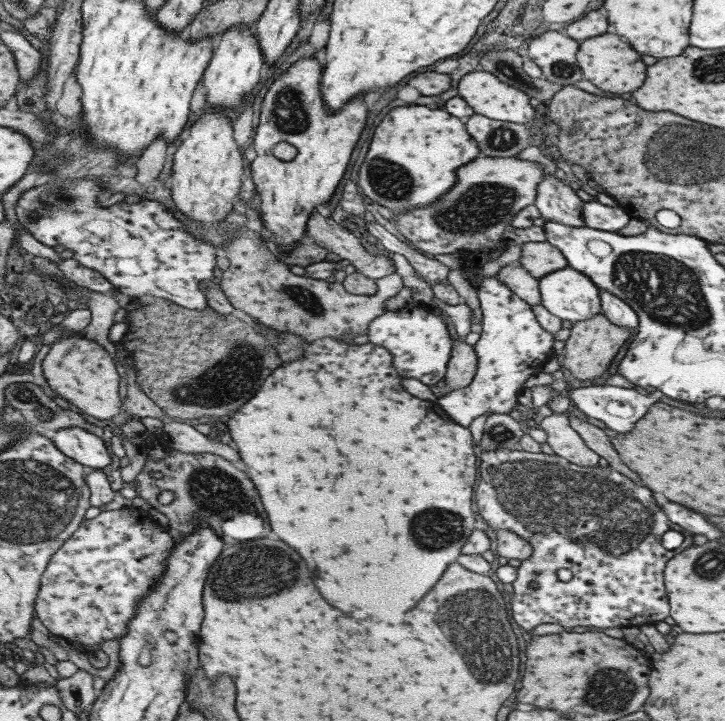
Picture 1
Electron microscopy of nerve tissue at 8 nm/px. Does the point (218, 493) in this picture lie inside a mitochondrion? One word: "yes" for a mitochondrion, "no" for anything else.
yes

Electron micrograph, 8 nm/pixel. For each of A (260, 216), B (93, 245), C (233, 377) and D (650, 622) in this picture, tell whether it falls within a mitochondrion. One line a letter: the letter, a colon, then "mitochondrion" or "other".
A: other
B: other
C: mitochondrion
D: other

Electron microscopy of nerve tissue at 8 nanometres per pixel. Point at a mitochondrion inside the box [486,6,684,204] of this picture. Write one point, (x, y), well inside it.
(508, 71)

